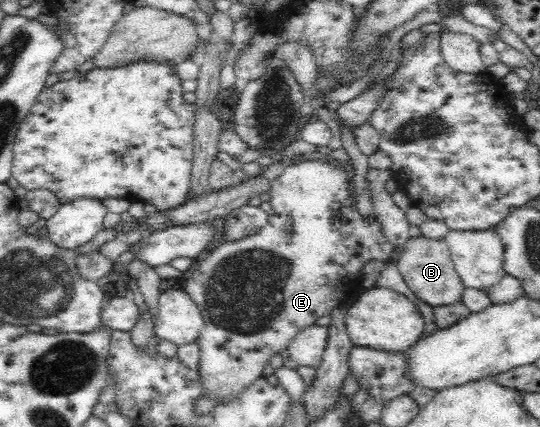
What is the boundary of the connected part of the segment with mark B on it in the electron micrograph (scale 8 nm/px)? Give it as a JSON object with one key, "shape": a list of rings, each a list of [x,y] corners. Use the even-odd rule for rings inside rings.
{"shape":[[[424,235],[411,237],[405,243],[396,267],[414,295],[432,307],[457,303],[465,289],[451,260],[449,247],[443,239],[430,239]]]}

